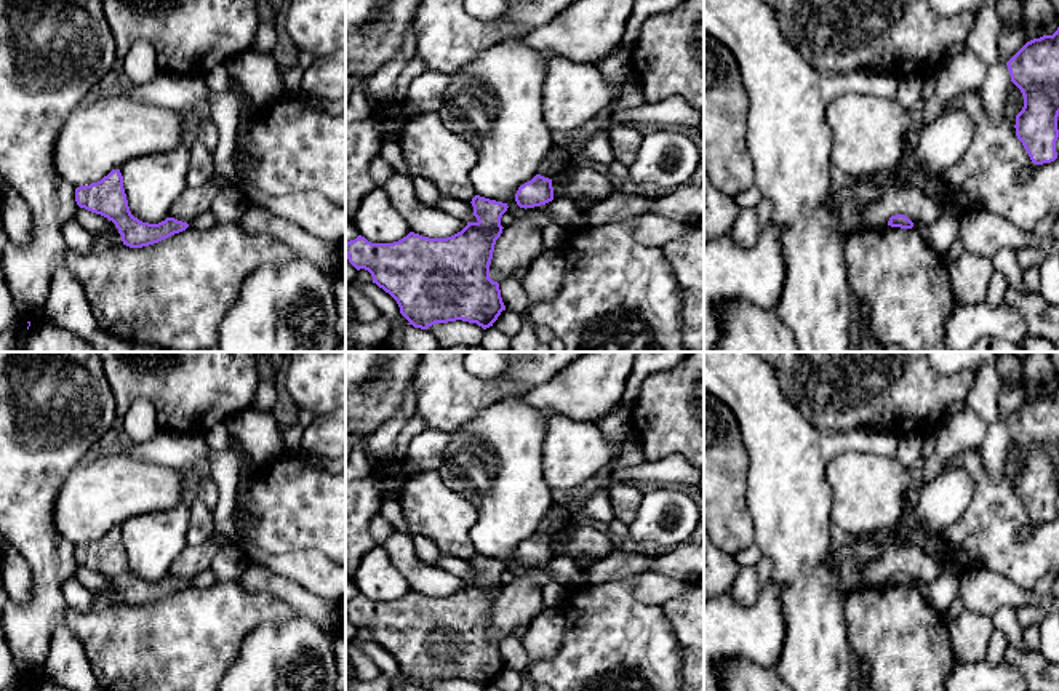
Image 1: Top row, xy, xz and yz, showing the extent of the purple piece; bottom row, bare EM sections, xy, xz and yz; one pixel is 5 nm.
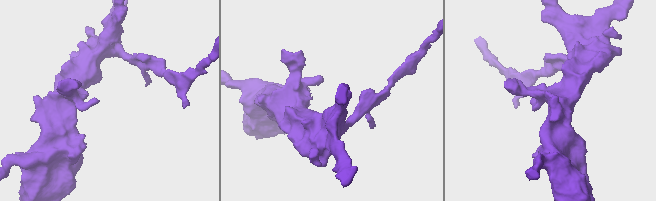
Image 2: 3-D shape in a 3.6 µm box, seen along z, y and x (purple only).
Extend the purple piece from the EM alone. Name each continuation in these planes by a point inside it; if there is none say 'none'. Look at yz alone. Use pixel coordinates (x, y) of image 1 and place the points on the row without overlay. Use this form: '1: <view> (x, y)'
none

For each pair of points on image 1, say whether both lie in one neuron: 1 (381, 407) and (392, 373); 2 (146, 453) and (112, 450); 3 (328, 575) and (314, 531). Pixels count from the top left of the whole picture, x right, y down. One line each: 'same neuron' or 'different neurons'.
1: same neuron
2: same neuron
3: different neurons

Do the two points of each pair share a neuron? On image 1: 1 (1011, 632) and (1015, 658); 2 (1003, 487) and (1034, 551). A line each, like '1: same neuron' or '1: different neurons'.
1: different neurons
2: same neuron

